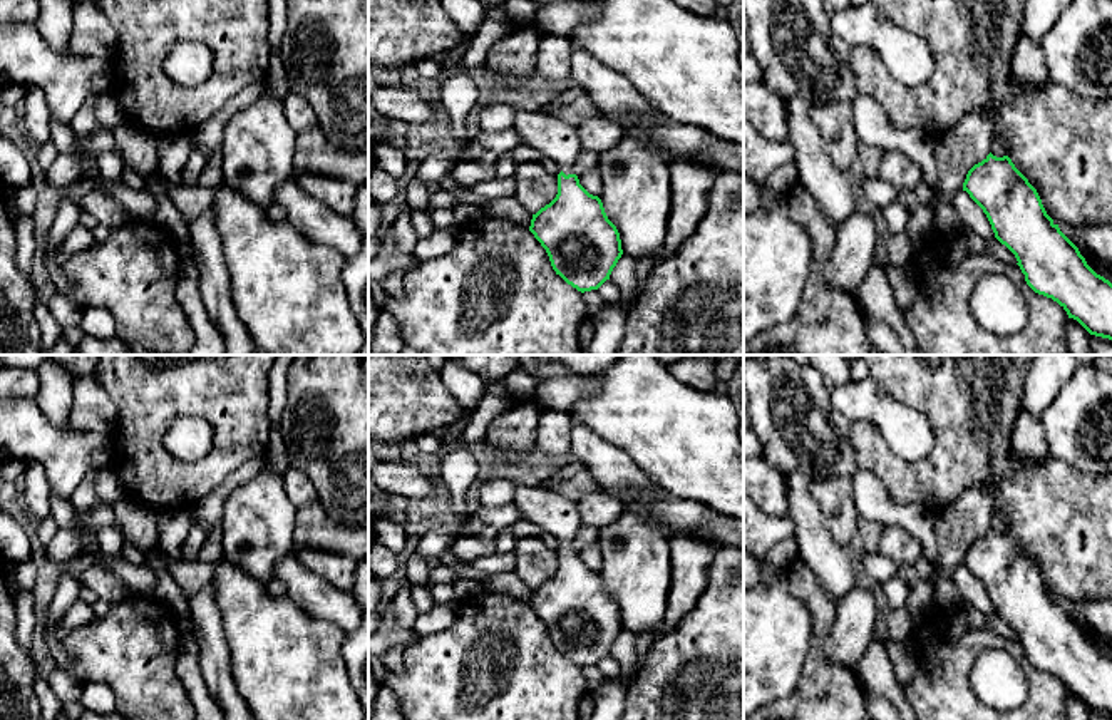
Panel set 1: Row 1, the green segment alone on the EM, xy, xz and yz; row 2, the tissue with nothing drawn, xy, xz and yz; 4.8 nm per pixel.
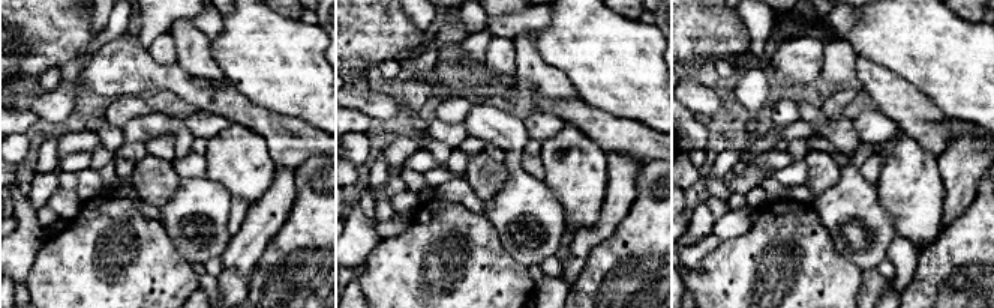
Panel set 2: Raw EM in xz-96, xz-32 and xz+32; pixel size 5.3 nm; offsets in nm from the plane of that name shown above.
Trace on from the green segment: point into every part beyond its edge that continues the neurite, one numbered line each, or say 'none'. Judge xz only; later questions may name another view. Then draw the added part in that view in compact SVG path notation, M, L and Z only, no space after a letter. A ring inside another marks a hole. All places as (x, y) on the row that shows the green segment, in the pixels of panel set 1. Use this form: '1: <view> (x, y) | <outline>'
1: xz (558, 141) | M517 109L514 129L523 144L536 147L544 157L553 159L566 176L574 174L576 157L583 151L576 127L554 116L544 116L541 111Z

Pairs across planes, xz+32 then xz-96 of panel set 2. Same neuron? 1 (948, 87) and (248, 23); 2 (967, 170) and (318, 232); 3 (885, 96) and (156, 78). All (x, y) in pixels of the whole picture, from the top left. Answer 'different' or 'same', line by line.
1: same
2: different
3: different

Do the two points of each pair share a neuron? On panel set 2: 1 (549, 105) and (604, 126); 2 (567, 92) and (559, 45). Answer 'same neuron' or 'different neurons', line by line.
1: same neuron
2: different neurons

